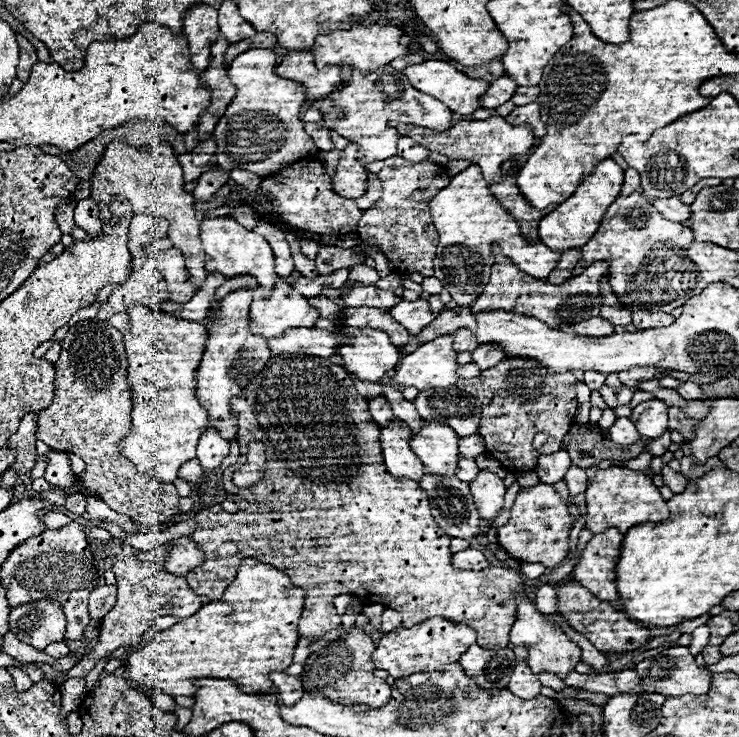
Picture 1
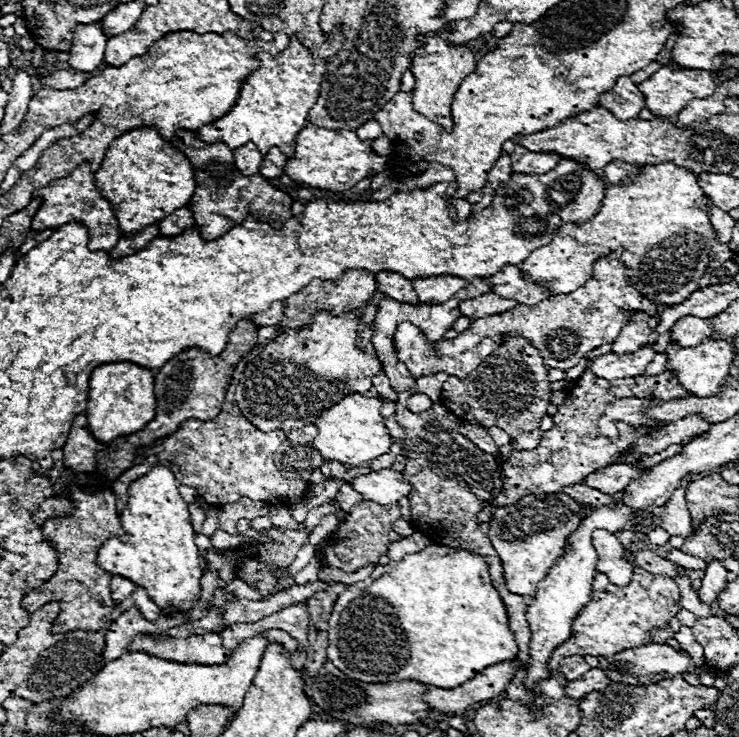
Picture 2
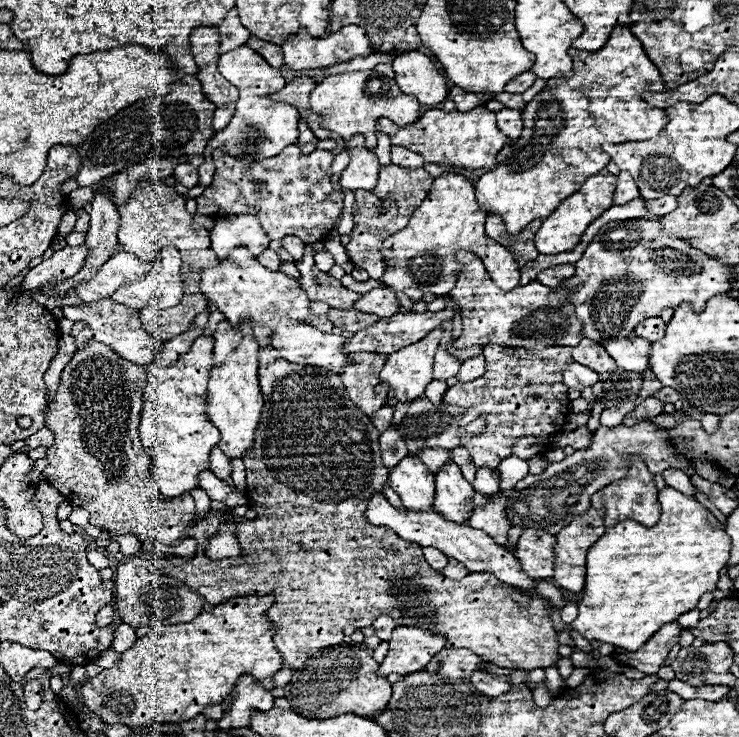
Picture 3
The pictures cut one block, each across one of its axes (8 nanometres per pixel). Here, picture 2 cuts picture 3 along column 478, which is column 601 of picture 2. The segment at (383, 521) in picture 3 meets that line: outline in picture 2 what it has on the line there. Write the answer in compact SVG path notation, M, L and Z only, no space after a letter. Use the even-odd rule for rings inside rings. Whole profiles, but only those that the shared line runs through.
M594 530L592 544L598 554L596 570L606 574L612 584L628 586L634 564L630 558L624 558L624 546L618 542L618 538L606 530Z

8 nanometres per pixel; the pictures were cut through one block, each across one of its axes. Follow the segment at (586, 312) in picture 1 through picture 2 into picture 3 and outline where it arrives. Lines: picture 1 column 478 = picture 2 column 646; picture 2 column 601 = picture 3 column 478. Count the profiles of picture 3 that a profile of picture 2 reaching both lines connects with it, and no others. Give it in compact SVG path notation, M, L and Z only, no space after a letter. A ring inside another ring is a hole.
M472 258L470 264L464 264L458 272L458 282L448 294L460 310L464 330L460 338L454 340L454 348L470 348L470 346L488 346L488 344L502 344L512 348L524 348L524 350L544 350L548 346L576 346L576 342L582 340L582 326L580 320L574 314L574 306L566 300L568 292L564 288L548 288L536 280L522 288L512 290L500 290L492 280L488 278L488 272L480 258Z

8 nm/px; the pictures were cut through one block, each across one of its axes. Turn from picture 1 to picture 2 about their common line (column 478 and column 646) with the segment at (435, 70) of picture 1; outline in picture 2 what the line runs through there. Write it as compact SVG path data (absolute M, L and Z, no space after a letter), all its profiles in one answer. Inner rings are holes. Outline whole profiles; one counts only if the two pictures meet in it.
M668 64L648 80L640 82L638 88L646 96L646 108L650 112L654 112L656 116L676 116L692 98L708 98L710 94L714 94L714 90L720 86L718 76L718 70L672 70L672 66Z

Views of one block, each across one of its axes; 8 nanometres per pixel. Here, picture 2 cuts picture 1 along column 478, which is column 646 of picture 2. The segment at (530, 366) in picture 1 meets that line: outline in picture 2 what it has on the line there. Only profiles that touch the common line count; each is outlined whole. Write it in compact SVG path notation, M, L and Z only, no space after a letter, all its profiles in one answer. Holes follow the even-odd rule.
M592 360L586 362L584 374L578 378L574 388L568 392L566 400L558 406L558 412L552 416L554 428L550 428L542 434L540 446L534 450L512 450L510 458L502 464L504 488L492 500L492 506L502 508L502 506L518 502L526 494L552 494L552 492L560 492L564 486L578 484L582 478L586 478L586 474L618 462L632 448L632 444L638 438L642 438L650 430L654 430L654 428L634 430L630 424L618 422L616 438L602 436L598 432L598 420L600 420L600 416L604 416L606 404L618 400L618 398L628 398L628 396L638 396L638 398L646 398L646 400L670 400L670 398L690 398L692 396L688 390L684 390L680 386L678 378L670 370L664 370L658 376L604 380L590 372L590 364L592 364Z

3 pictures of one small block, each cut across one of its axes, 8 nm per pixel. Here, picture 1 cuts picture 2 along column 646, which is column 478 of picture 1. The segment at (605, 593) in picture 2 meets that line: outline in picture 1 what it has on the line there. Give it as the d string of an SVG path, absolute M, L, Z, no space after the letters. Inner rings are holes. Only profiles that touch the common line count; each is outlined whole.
M308 354L274 356L246 390L230 400L230 410L238 420L236 440L240 450L246 450L254 438L260 438L268 446L266 474L262 482L252 488L224 484L226 490L242 494L248 500L246 510L228 513L220 504L214 504L196 514L198 528L190 538L202 546L206 562L186 578L198 596L204 594L210 600L222 598L224 590L234 582L240 562L254 556L288 574L294 586L306 590L308 598L298 624L300 636L324 636L336 630L340 618L336 618L334 598L338 594L352 594L402 612L404 628L412 628L434 616L444 616L474 628L478 632L478 644L484 648L504 648L508 644L510 628L518 616L514 594L526 590L520 570L496 566L496 570L474 572L452 566L452 538L436 524L430 514L428 496L418 482L396 478L382 466L380 426L368 412L368 400L356 392L352 378L342 366L332 364L328 358L310 358Z

